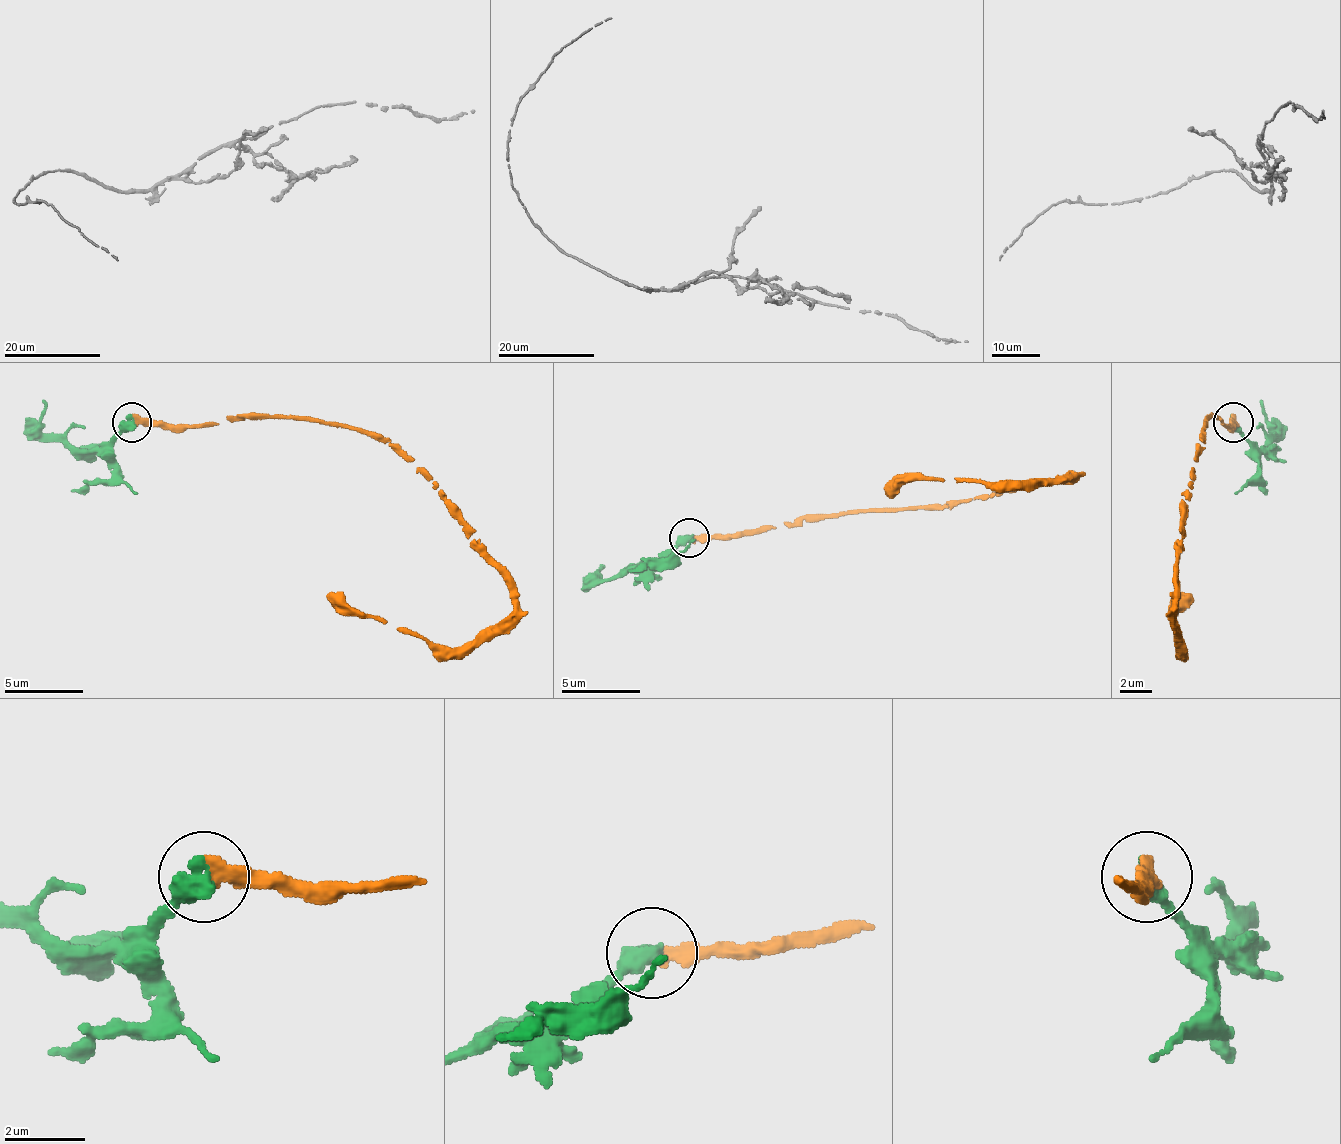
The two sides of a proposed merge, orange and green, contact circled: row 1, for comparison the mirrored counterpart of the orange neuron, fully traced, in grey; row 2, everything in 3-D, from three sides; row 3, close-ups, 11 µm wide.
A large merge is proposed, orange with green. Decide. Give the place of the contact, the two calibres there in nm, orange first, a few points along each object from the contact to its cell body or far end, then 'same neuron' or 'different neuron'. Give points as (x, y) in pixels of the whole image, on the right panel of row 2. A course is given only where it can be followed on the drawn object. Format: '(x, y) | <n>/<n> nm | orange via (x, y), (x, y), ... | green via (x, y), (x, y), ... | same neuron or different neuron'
(1233, 422) | 400/550 nm | orange via (1236, 423), (1208, 419), (1204, 439), (1192, 466), (1184, 537), (1177, 573), (1177, 648), (1173, 613), (1188, 593) | green via (1232, 423), (1260, 450), (1275, 435), (1260, 399) | different neuron

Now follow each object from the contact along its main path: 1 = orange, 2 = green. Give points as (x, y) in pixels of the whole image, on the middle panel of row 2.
1: (690, 540), (880, 513), (947, 509), (975, 497), (1070, 481), (904, 477), (884, 493)
2: (690, 536), (655, 564), (631, 564), (603, 580), (599, 564)

